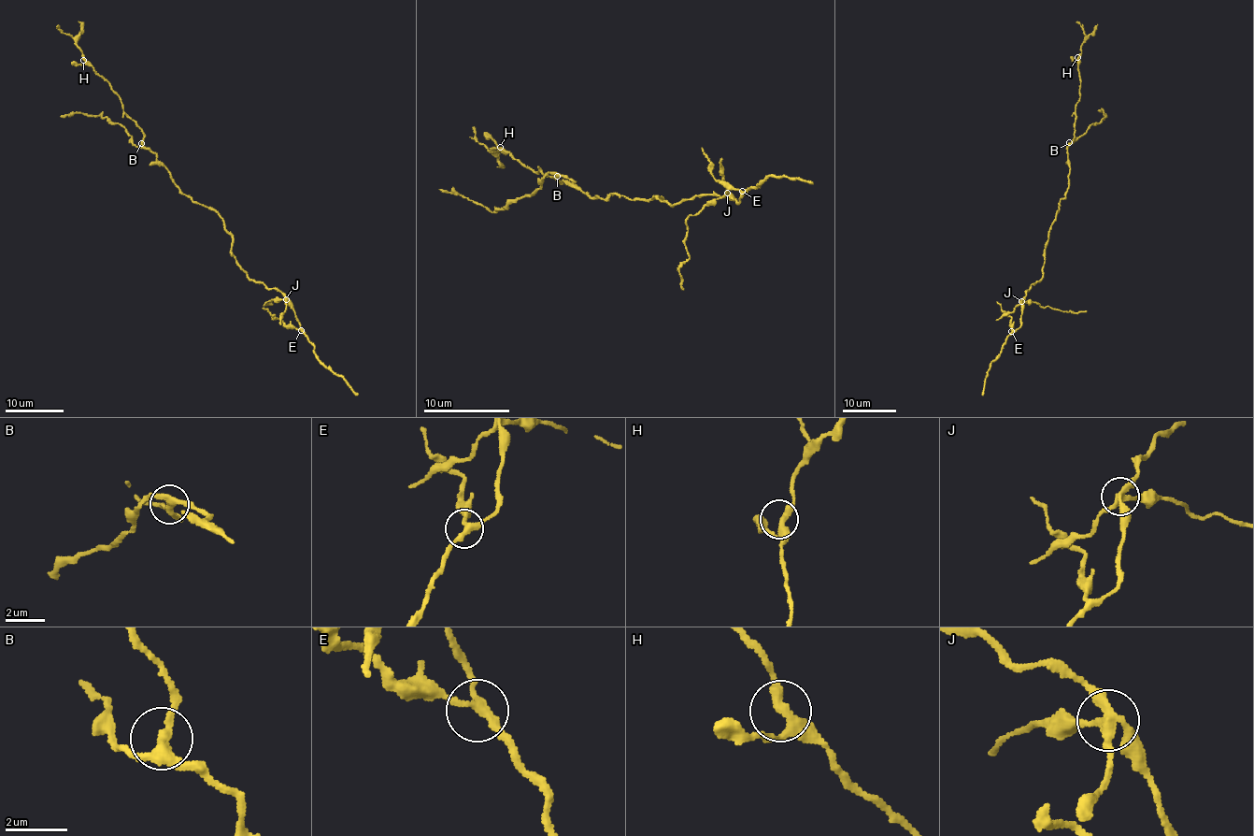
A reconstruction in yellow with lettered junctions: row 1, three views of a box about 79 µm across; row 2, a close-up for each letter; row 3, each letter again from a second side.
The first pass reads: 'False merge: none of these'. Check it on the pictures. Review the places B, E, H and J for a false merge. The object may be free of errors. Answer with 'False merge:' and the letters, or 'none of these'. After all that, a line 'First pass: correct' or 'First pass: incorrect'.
False merge: J
First pass: incorrect

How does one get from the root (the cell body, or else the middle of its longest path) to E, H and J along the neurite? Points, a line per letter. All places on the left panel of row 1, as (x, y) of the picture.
E: (210, 210), (221, 218), (232, 237), (235, 263), (250, 280), (277, 289), (289, 301), (301, 330)
H: (210, 210), (181, 191), (171, 173), (146, 148), (141, 127), (123, 110), (120, 96), (83, 60)
J: (210, 210), (221, 218), (232, 237), (235, 263), (250, 280), (277, 289), (285, 298)

